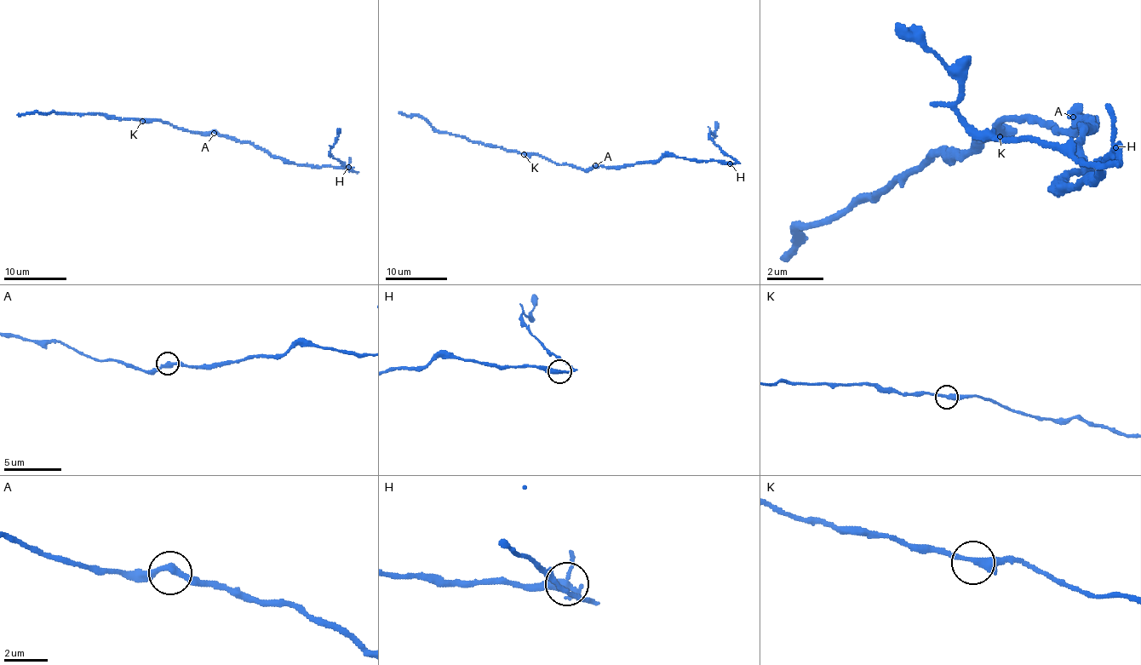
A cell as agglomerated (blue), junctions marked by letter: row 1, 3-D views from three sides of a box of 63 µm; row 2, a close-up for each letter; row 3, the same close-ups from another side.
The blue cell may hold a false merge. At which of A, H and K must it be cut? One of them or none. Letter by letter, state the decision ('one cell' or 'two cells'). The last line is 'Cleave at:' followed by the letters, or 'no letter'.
A: one cell
H: two cells
K: one cell
Cleave at: H

